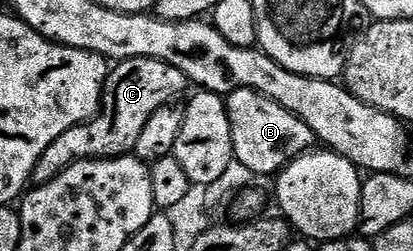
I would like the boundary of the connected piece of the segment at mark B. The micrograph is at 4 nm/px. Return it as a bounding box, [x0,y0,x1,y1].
[226,88,317,177]

